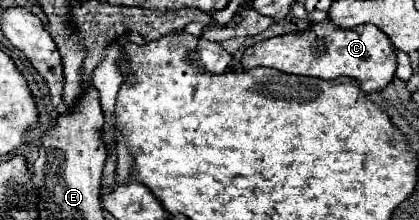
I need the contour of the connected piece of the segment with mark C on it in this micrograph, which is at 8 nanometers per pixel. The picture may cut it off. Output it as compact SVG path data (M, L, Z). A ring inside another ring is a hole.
M331 20L309 26L305 32L291 32L283 36L267 38L259 44L249 46L241 58L243 70L257 66L275 68L285 74L317 76L325 80L335 80L339 76L353 76L359 80L365 92L383 90L395 78L395 48L391 40L371 24L361 24L355 28L341 28L331 24Z

